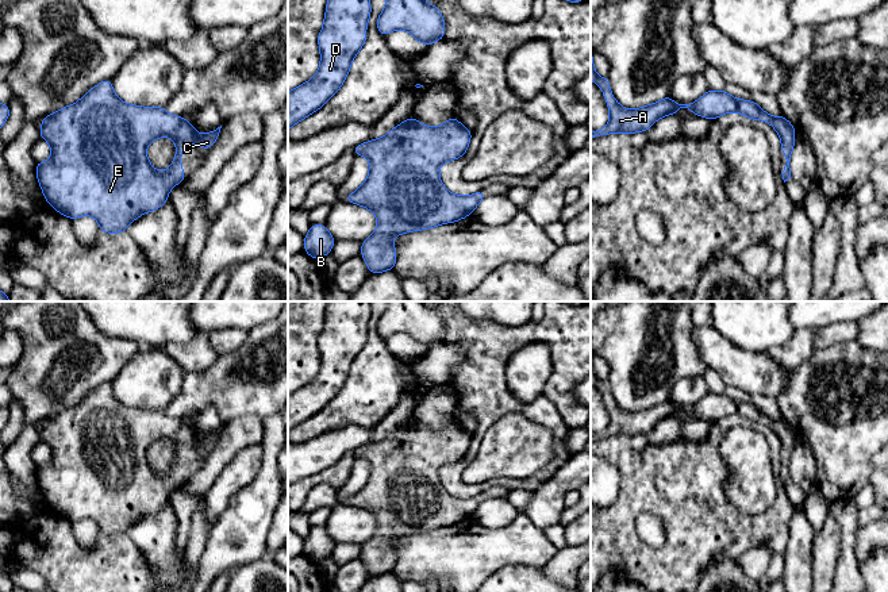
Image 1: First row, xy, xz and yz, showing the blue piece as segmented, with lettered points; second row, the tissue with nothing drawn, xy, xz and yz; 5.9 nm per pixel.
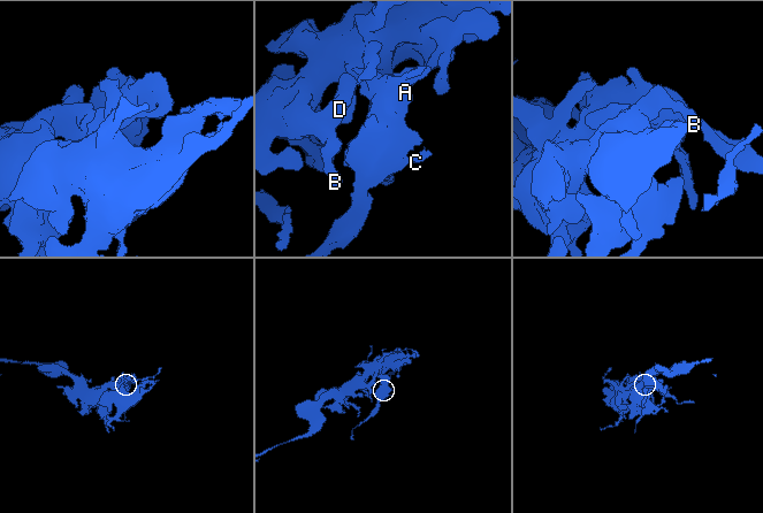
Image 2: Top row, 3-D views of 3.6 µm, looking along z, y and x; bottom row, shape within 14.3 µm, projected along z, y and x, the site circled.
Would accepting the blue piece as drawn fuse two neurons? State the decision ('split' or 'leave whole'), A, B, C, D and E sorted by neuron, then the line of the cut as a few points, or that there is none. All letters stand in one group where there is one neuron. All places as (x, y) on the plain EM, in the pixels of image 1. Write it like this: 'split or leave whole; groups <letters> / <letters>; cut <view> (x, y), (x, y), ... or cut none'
leave whole; groups A B C D E; cut none

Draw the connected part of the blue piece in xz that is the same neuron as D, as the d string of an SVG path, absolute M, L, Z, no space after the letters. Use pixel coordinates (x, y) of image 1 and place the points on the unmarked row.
M328 301L323 331L318 338L320 369L311 383L288 395L288 434L322 411L341 392L353 362L366 345L370 314L369 301Z

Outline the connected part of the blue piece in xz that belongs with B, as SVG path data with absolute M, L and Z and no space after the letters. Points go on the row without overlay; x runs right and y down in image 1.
M311 527L304 539L304 554L315 562L330 557L334 547L335 541L328 535L326 527Z

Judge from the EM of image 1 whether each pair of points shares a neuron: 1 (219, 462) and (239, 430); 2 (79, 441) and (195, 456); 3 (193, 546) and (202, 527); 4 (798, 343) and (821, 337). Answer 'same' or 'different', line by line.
1: same
2: same
3: same
4: different

